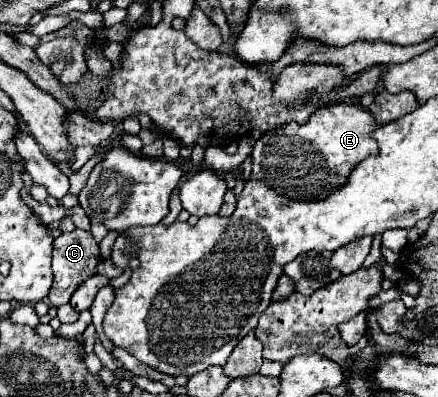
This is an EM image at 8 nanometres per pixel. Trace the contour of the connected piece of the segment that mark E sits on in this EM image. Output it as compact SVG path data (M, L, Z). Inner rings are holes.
M334 103L330 107L320 107L316 115L310 115L310 119L304 125L288 123L286 127L278 127L274 131L266 131L252 149L252 177L254 181L268 183L276 193L290 197L290 199L324 199L328 197L336 187L344 185L354 165L358 165L368 155L378 155L378 143L370 137L370 133L376 129L374 117L360 109L358 105L350 103Z

